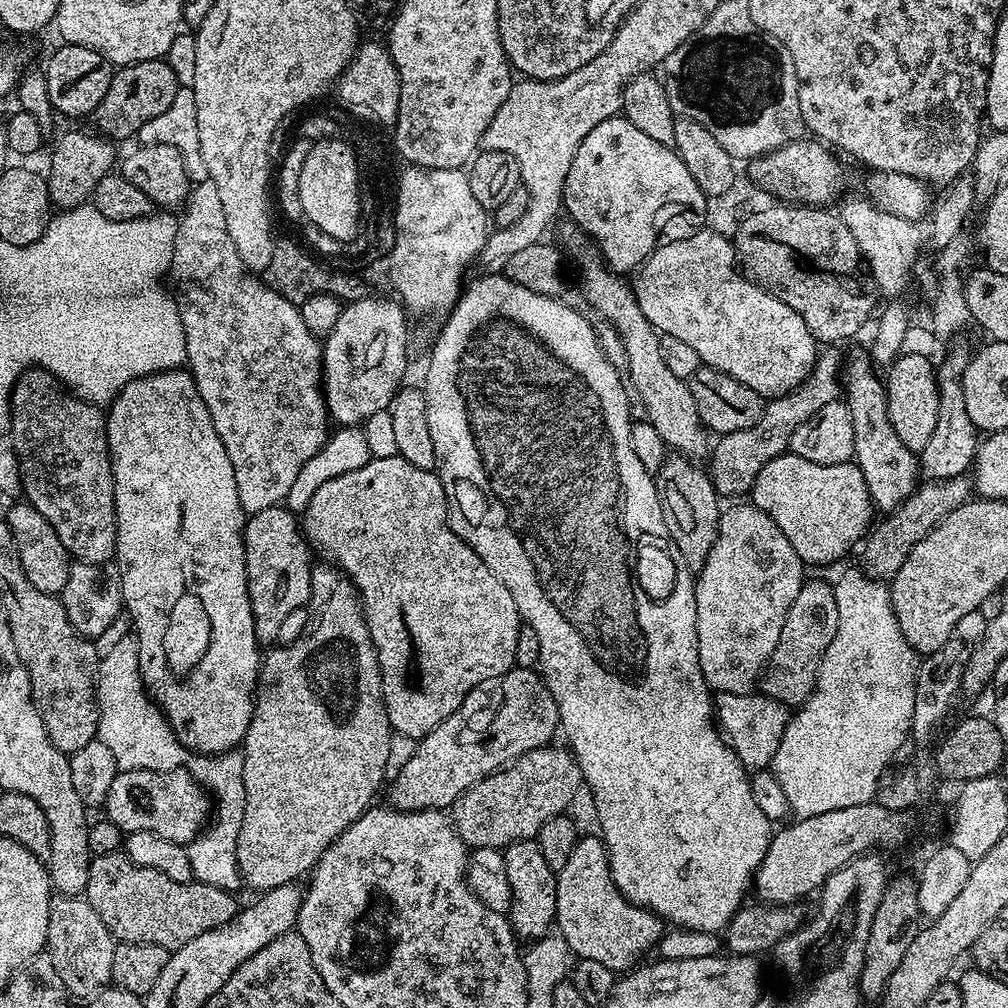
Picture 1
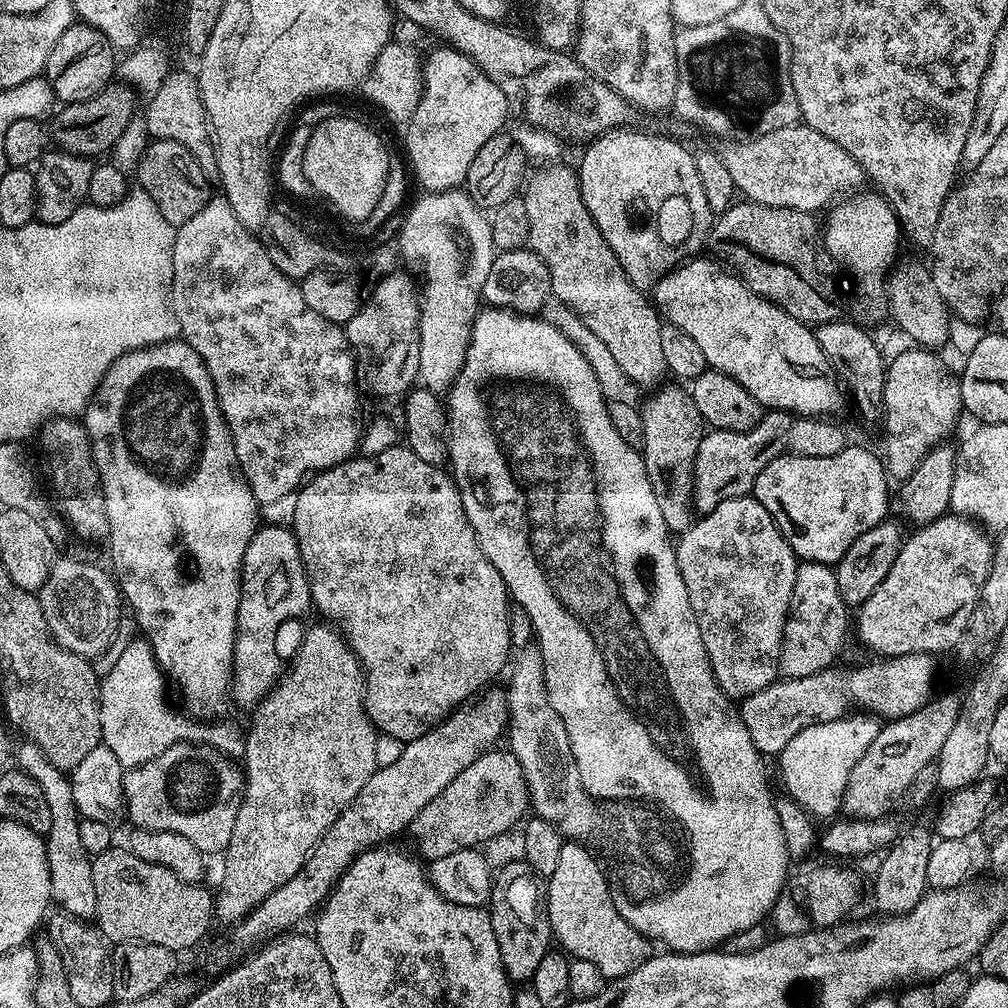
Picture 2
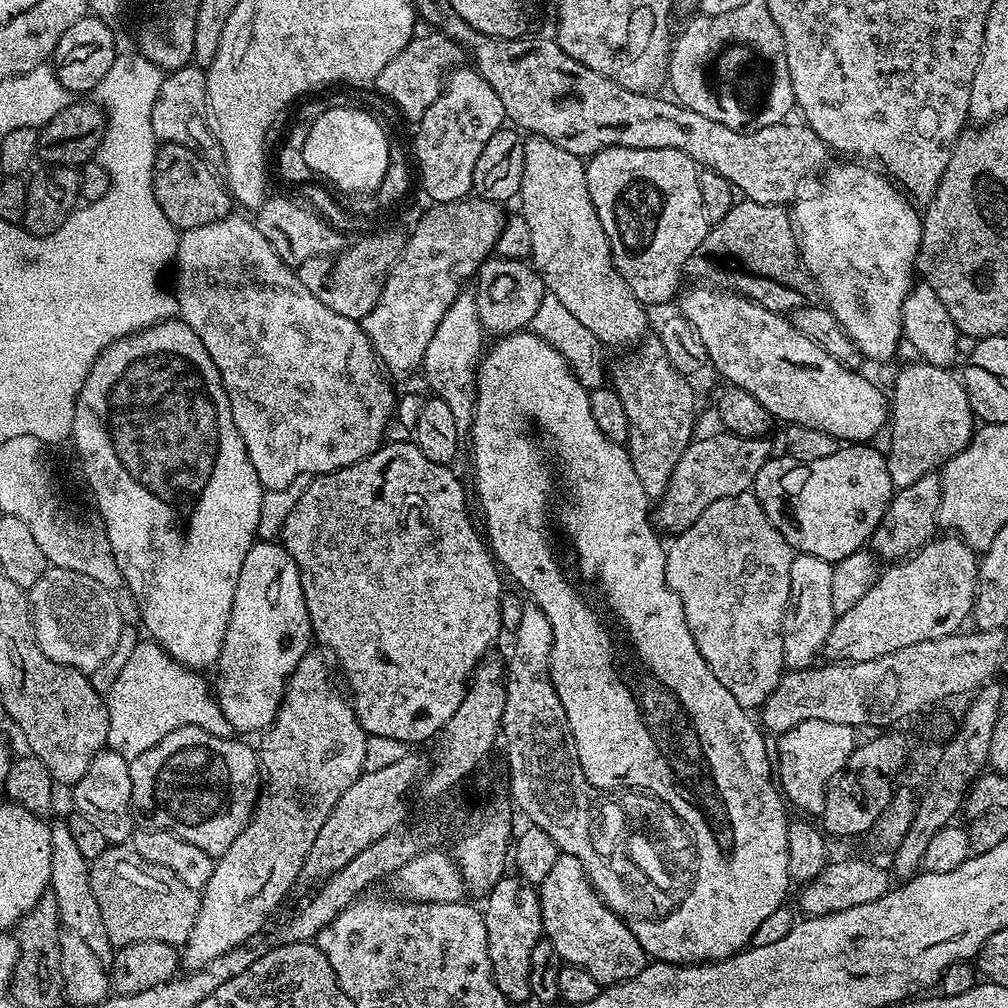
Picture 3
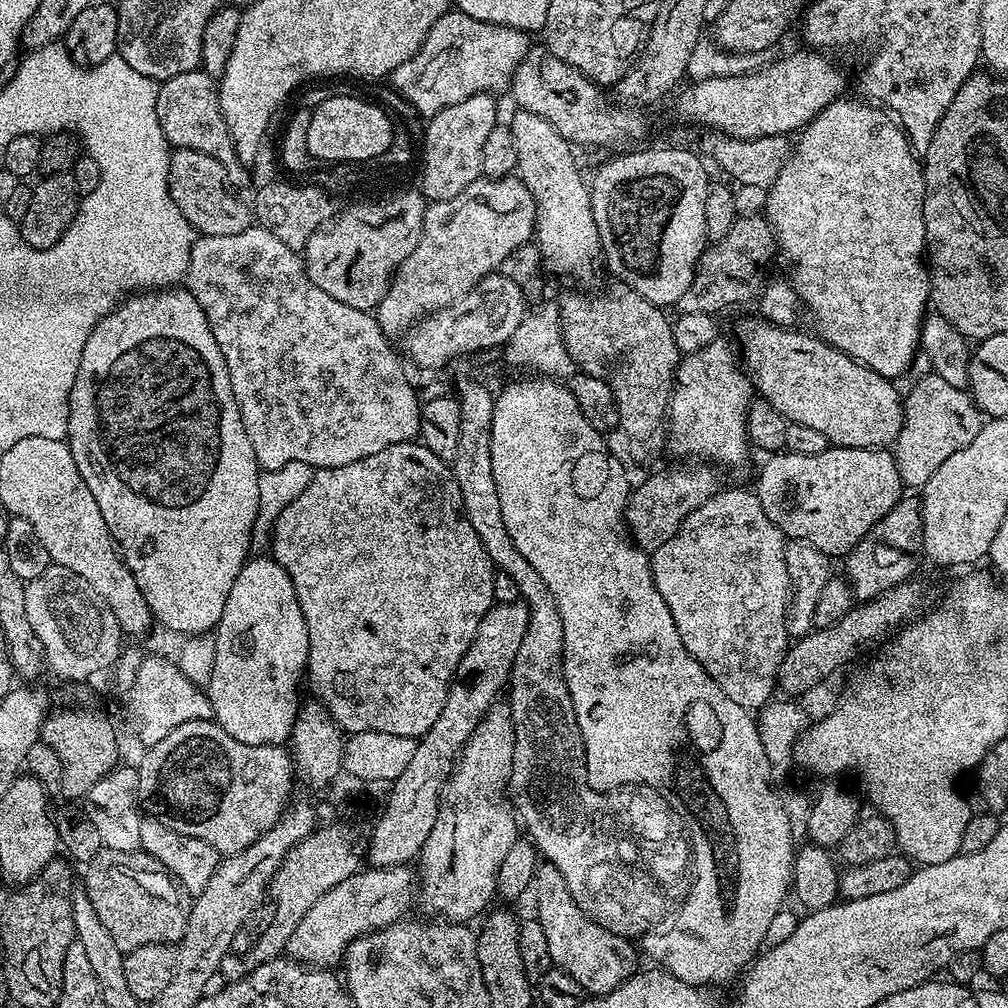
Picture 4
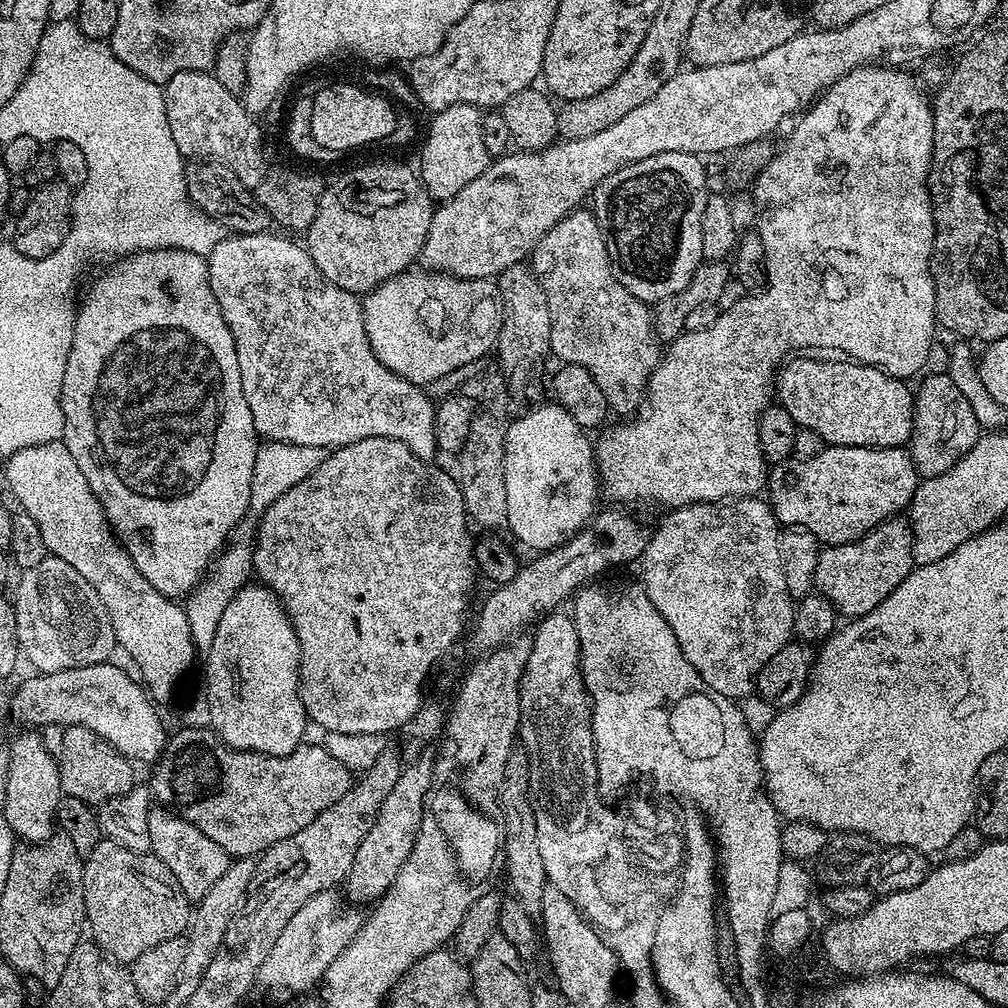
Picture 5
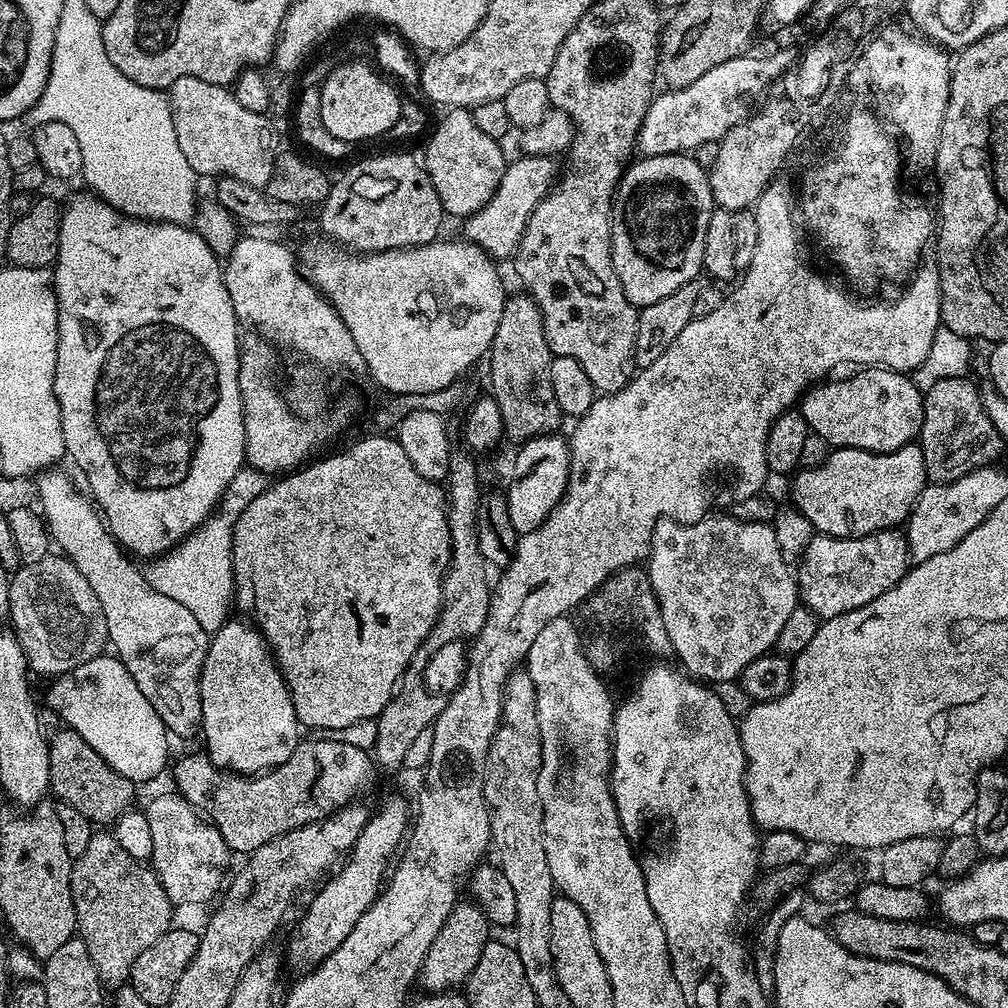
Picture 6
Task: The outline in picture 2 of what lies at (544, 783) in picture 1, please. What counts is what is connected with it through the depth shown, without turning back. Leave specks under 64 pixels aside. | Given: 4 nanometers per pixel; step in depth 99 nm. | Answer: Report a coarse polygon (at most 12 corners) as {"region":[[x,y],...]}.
{"region":[[511,750],[481,752],[409,833],[425,861],[481,847],[523,821]]}

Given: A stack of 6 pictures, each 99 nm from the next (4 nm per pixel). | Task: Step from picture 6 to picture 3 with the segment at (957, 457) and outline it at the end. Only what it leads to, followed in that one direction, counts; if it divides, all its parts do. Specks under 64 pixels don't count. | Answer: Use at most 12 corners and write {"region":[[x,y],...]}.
{"region":[[908,364],[890,388],[893,489],[974,435],[963,379]]}

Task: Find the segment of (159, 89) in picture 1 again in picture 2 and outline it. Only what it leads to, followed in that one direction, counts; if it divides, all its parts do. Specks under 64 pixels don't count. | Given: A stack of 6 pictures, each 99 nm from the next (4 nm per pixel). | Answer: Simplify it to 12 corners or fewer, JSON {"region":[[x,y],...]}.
{"region":[[107,84],[50,123],[61,152],[100,158],[137,119],[138,92]]}

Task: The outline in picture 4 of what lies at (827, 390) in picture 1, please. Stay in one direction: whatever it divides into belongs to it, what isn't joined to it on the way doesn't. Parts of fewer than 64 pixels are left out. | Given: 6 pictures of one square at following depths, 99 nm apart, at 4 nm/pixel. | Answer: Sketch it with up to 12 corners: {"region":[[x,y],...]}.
{"region":[[680,462],[631,489],[624,523],[646,553],[721,491],[711,467]]}

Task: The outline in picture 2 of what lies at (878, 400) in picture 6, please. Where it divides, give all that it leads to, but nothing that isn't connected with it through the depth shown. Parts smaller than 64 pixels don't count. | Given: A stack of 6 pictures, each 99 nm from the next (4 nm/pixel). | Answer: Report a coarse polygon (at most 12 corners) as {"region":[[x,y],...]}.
{"region":[[715,259],[656,283],[663,319],[765,409],[831,413],[815,331]]}

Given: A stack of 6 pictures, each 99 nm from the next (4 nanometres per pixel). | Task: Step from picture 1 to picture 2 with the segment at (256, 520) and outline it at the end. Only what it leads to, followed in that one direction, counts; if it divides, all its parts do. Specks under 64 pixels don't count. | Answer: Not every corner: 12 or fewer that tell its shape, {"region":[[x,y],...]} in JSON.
{"region":[[257,527],[240,575],[231,699],[282,675],[276,639],[312,604],[291,527]]}

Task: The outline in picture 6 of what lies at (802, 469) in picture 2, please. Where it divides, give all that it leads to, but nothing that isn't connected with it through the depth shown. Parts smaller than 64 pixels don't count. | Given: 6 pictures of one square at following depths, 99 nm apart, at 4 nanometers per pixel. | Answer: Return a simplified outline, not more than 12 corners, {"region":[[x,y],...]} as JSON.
{"region":[[919,443],[838,448],[791,477],[826,536],[907,521],[928,480]]}

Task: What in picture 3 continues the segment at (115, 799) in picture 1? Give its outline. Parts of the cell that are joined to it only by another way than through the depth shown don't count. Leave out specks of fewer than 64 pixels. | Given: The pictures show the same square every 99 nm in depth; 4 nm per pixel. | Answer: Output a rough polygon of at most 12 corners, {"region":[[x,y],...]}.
{"region":[[182,726],[131,757],[132,806],[218,858],[262,791],[255,747]]}

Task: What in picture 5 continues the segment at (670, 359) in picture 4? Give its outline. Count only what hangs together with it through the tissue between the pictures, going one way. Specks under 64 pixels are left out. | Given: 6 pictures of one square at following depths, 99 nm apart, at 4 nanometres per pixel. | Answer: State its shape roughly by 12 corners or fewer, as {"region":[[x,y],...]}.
{"region":[[591,211],[533,248],[551,355],[617,417],[641,411],[662,355]]}

